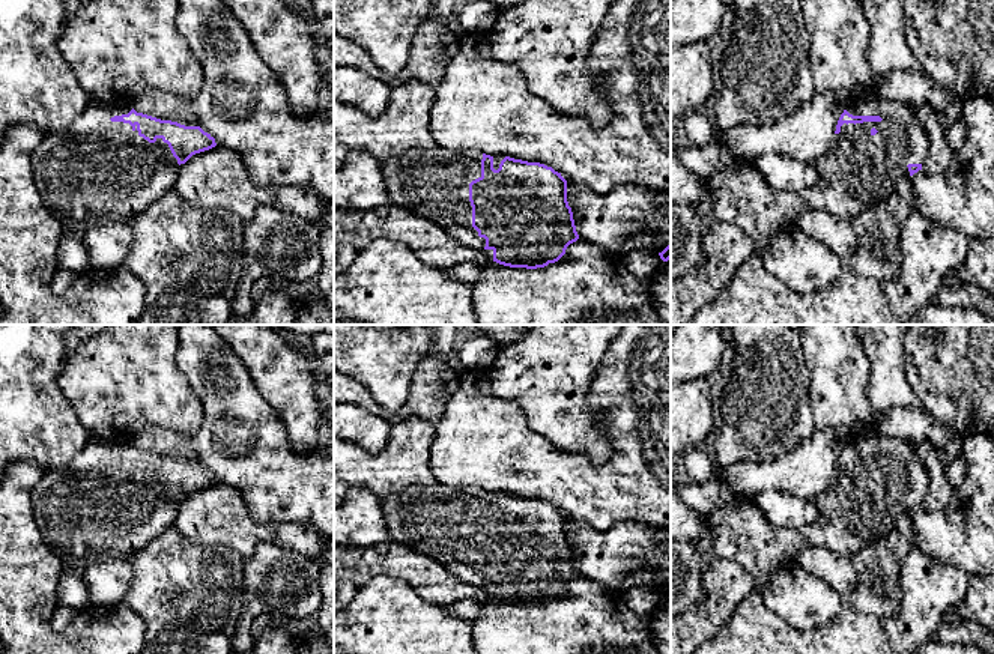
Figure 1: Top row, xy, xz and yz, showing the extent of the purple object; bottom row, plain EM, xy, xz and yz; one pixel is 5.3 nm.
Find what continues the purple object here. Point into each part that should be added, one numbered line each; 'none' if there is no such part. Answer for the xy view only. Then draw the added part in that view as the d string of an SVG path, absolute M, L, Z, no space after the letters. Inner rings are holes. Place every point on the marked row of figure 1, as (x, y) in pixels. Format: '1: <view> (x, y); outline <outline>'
1: xy (95, 172); outline M128 99L113 104L90 101L78 119L65 129L45 135L32 153L32 174L47 209L68 232L83 236L92 227L129 221L143 213L153 201L168 192L179 171L177 159L167 143L156 138L149 143L138 135L137 125L111 122L114 116L131 111Z

